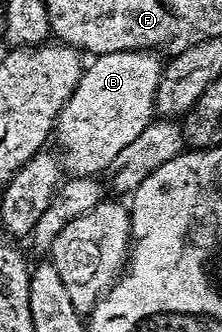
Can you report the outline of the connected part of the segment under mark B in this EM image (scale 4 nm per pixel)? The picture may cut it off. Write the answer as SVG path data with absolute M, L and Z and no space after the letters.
M152 51L143 52L116 52L115 54L103 54L93 56L88 61L87 67L82 71L81 78L71 98L63 106L63 110L57 116L55 140L61 143L65 151L63 156L63 168L70 177L97 176L104 173L111 166L115 156L121 150L126 149L135 138L142 134L145 127L155 120L155 94L159 86L159 78L163 69L162 61L156 60Z

